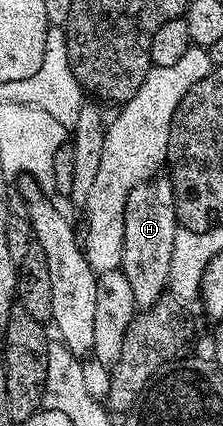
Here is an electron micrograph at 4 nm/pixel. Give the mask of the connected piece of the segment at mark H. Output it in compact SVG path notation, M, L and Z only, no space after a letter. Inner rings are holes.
M155 176L149 182L142 182L128 196L124 228L120 231L120 269L128 276L128 284L132 284L135 307L154 305L169 287L172 240L179 228L169 177Z

